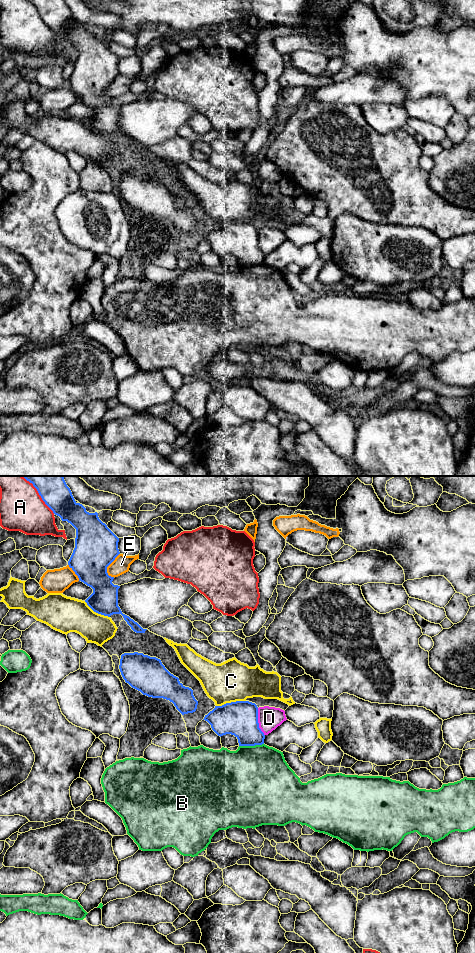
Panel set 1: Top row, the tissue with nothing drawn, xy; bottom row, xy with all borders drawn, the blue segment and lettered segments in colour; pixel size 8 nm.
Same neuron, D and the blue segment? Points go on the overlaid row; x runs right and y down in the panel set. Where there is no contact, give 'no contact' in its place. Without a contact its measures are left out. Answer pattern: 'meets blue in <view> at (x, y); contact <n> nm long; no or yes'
meets blue in xy at (257, 722); contact 240 nm long; no

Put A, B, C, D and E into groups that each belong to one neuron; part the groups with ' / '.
A / B / C / D / E

